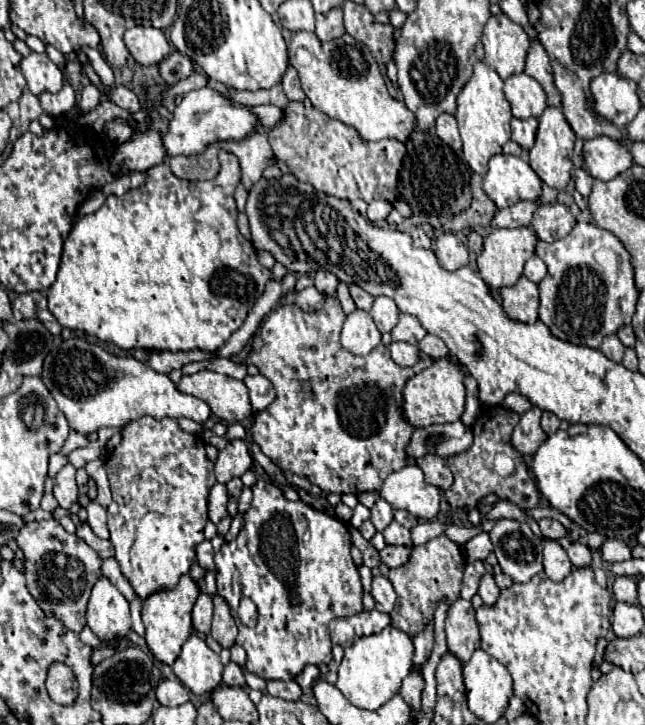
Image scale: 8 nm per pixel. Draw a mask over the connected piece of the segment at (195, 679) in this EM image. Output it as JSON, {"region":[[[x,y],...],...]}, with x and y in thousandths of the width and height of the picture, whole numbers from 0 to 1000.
{"region":[[[305,874],[293,877],[265,921],[284,946],[290,946],[305,960],[321,957],[343,943],[346,916],[340,902],[330,899]]]}

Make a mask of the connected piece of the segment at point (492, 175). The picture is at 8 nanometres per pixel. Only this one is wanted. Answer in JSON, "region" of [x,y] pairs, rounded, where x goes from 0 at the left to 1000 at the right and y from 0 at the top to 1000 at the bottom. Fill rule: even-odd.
{"region":[[[786,212],[764,215],[758,221],[758,237],[749,246],[749,262],[774,290],[805,276],[833,276],[839,254],[839,246],[814,221]]]}

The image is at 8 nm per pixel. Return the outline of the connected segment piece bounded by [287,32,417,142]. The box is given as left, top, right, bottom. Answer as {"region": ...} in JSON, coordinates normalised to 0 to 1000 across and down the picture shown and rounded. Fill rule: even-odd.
{"region":[[[457,44],[445,69],[448,88],[464,99],[470,127],[482,143],[510,163],[522,163],[532,171],[547,174],[566,193],[578,196],[591,190],[612,190],[628,196],[647,177],[643,157],[625,138],[603,130],[572,69],[541,47],[532,47],[513,58],[498,58],[485,44]]]}

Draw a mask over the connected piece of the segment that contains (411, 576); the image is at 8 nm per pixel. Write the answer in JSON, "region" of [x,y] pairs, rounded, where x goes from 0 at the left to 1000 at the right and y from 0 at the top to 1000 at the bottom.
{"region":[[[678,739],[656,753],[643,753],[631,778],[603,786],[603,800],[616,817],[616,836],[606,844],[606,863],[643,877],[659,866],[659,861],[671,852],[678,830],[693,825],[693,830],[705,830],[715,814],[715,794],[718,794],[721,770],[715,756],[693,745],[693,739]]]}

